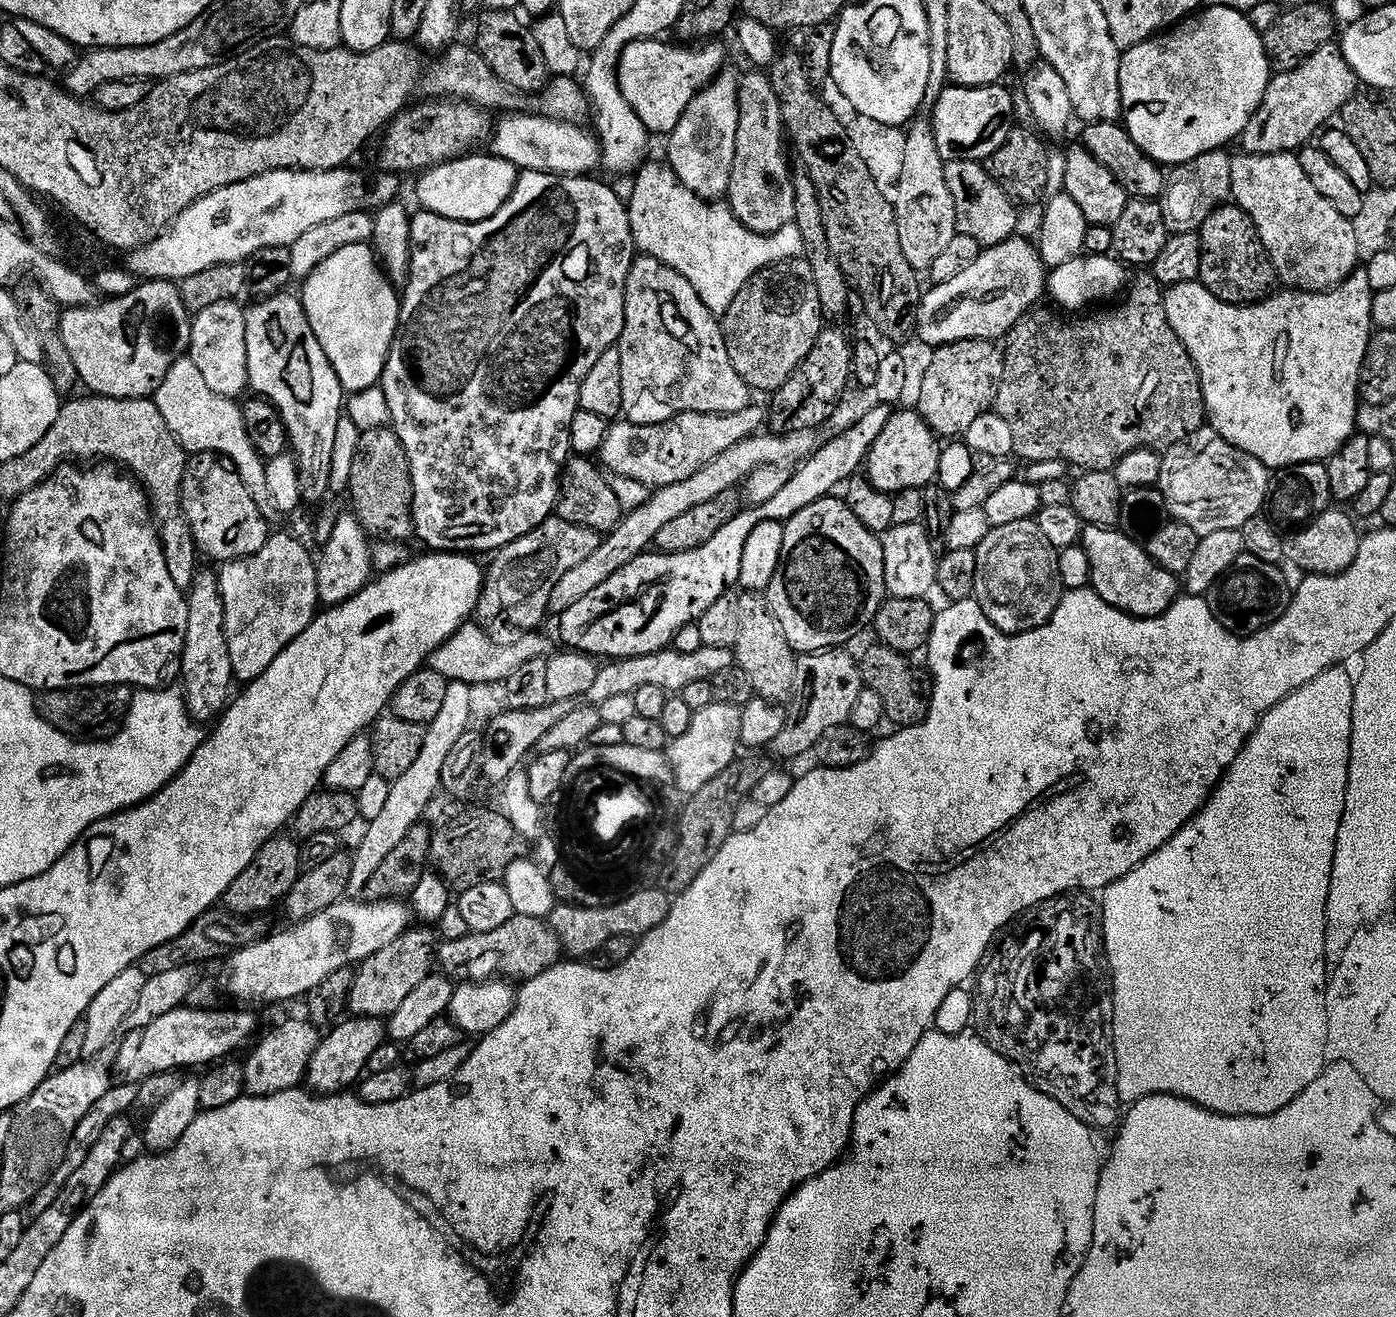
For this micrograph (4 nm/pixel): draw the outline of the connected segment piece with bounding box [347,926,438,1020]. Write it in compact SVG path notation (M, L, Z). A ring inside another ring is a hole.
M424 926L409 927L386 950L378 950L370 959L355 969L354 986L348 995L347 1011L353 1017L366 1020L384 1020L392 1016L406 1002L406 997L418 990L427 976L434 972L434 949L438 940ZM433 964L433 968L432 968Z

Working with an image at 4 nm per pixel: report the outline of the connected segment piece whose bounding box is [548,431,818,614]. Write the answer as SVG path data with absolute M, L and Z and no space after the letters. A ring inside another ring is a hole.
M815 431L795 432L785 436L757 434L748 440L738 442L738 446L730 446L726 454L718 454L718 458L702 466L702 470L698 470L694 478L686 478L686 482L674 482L665 488L655 489L646 503L627 513L620 525L601 539L598 550L594 550L594 554L590 554L586 562L574 566L570 574L562 574L562 582L558 582L558 586L554 586L550 594L549 613L563 614L566 610L570 610L570 606L574 606L574 602L582 602L582 598L586 598L590 590L598 590L598 586L602 586L602 582L606 582L610 574L618 574L622 566L626 566L634 558L645 555L655 545L656 535L658 530L662 530L662 526L667 526L672 519L694 510L694 506L702 506L710 502L710 498L718 498L718 494L731 492L737 486L743 485L749 474L758 470L760 466L771 464L796 466L807 460L818 447L816 436Z

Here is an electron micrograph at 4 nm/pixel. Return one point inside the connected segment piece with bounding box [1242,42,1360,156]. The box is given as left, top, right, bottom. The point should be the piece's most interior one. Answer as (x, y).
(1291, 111)

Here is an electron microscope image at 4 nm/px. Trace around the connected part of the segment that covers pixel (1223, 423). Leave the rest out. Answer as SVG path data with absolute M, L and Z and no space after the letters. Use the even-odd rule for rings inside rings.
M1357 270L1352 277L1332 288L1329 292L1298 292L1295 290L1284 290L1273 295L1261 304L1223 304L1206 286L1195 280L1185 284L1176 284L1167 289L1164 294L1164 305L1166 306L1166 318L1170 318L1170 326L1174 326L1174 334L1186 346L1190 358L1196 363L1196 369L1202 382L1202 394L1204 395L1204 411L1207 423L1219 439L1225 440L1230 446L1258 458L1270 470L1281 468L1292 468L1295 464L1310 464L1313 462L1327 461L1329 456L1345 444L1351 436L1357 435L1356 415L1362 409L1360 398L1360 371L1366 358L1366 350L1372 341L1374 325L1372 323L1372 297L1374 293L1370 286L1370 278L1367 271Z

